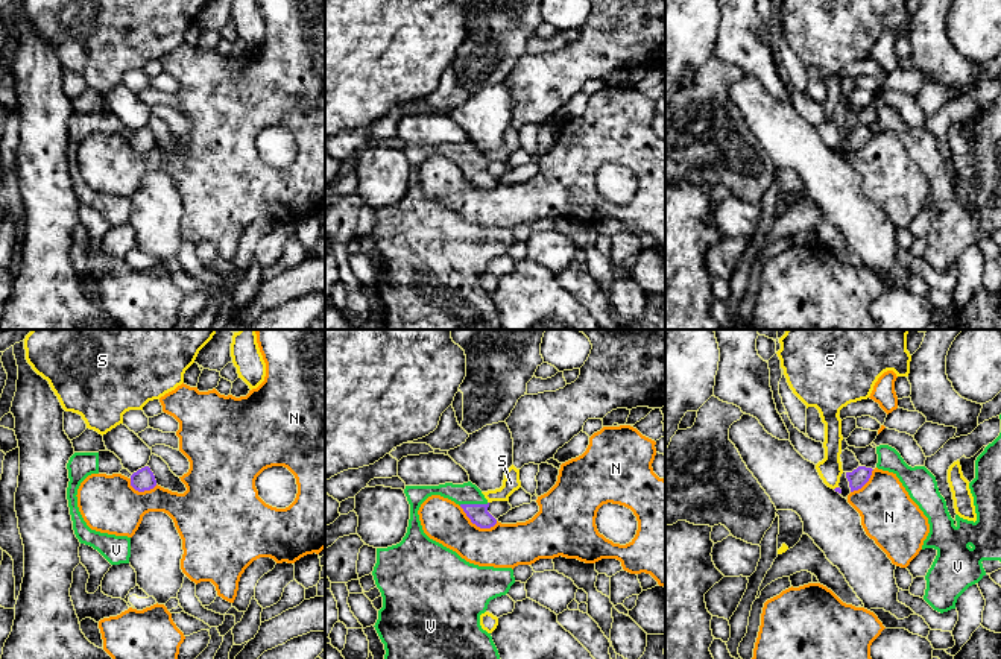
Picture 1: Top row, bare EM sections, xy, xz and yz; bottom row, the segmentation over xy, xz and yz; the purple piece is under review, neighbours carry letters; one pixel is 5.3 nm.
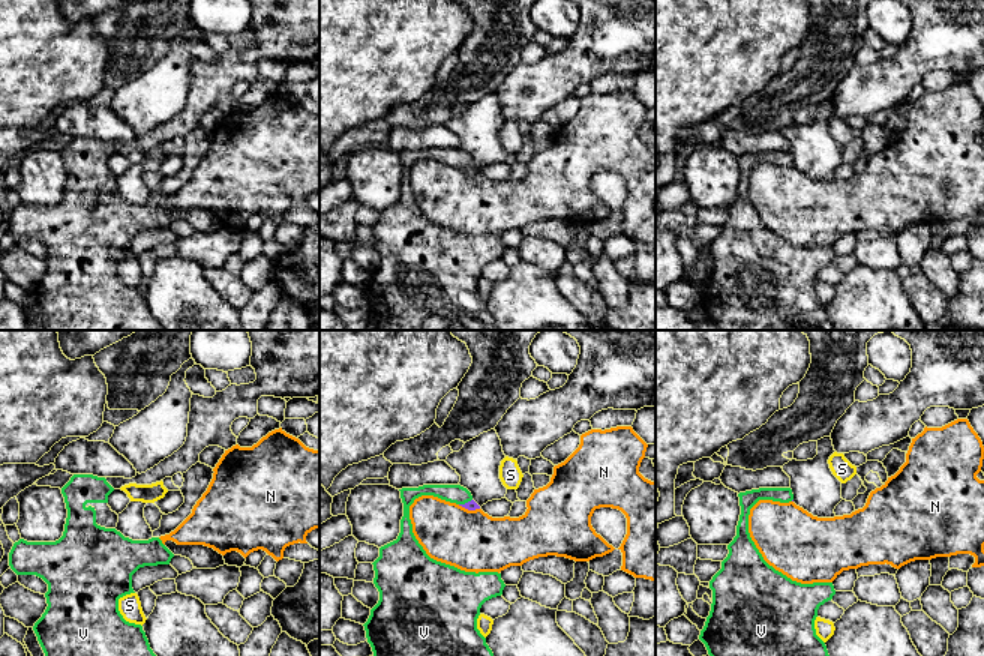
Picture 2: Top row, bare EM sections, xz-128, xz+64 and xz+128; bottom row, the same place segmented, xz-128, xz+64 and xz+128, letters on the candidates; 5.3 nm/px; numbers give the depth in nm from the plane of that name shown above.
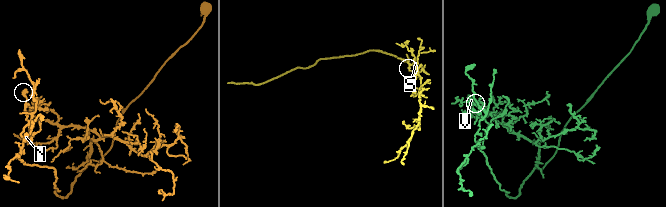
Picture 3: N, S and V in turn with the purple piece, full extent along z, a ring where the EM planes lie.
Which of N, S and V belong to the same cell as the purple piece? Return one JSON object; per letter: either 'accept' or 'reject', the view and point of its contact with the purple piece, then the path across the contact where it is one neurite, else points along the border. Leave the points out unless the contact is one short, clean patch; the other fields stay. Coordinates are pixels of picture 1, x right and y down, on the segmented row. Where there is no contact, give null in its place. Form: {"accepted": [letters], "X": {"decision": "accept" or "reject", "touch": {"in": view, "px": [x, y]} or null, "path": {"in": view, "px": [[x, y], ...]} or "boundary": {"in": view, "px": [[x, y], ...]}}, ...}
{"accepted": ["V"], "N": {"decision": "reject", "touch": {"in": "xz", "px": [477, 526]}, "boundary": {"in": "xz", "px": [[459, 506], [480, 527], [492, 527], [497, 523]]}}, "S": {"decision": "reject", "touch": {"in": "yz", "px": [836, 488]}, "boundary": {"in": "yz", "px": [[837, 486], [834, 489]]}}, "V": {"decision": "accept", "touch": {"in": "xz", "px": [473, 504]}, "path": {"in": "xz", "px": [[479, 515], [473, 504], [461, 494]]}}}

